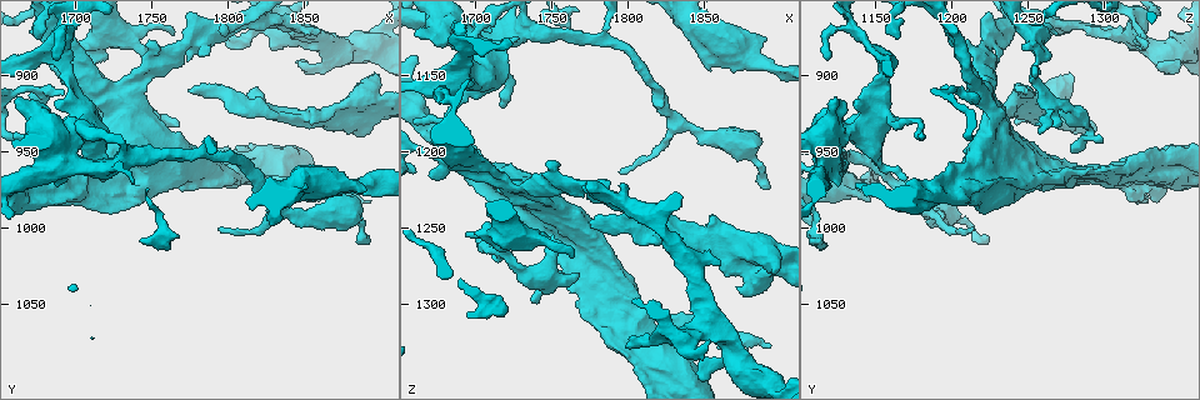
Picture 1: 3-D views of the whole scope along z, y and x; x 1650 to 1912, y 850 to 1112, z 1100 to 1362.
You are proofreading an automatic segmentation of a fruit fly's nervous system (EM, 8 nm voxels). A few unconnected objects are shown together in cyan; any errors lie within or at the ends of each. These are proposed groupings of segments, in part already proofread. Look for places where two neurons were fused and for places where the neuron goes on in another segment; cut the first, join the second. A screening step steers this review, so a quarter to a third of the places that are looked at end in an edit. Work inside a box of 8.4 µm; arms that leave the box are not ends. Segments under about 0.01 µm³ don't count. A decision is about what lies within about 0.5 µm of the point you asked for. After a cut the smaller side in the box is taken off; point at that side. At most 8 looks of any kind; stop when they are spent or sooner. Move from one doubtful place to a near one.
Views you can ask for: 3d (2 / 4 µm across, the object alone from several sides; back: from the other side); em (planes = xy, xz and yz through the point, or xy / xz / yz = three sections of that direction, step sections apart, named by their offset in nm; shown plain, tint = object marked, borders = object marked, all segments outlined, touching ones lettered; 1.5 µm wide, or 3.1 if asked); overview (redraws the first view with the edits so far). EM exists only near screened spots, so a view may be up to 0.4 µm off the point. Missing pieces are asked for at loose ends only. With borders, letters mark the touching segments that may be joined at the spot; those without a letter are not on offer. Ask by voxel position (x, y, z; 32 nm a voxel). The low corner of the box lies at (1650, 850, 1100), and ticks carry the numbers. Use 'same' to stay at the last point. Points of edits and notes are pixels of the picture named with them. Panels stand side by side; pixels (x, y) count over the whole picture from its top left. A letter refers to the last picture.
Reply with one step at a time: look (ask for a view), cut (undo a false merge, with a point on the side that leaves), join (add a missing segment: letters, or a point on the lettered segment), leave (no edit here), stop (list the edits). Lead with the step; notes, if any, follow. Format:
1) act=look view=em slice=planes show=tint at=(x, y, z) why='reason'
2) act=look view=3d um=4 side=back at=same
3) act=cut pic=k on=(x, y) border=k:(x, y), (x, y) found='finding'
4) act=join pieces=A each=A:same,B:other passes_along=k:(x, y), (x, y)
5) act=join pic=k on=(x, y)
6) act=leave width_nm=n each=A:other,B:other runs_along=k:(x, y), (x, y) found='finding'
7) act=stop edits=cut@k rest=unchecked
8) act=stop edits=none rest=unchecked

act=look view=em slice=planes show=plain at=(1694, 900, 1256) why='branch stops here'

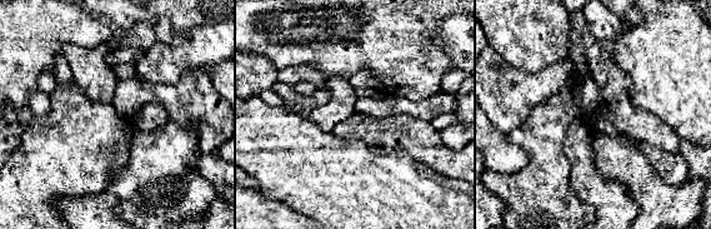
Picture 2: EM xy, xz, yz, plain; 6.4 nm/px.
act=look view=em slice=planes show=borders at=same

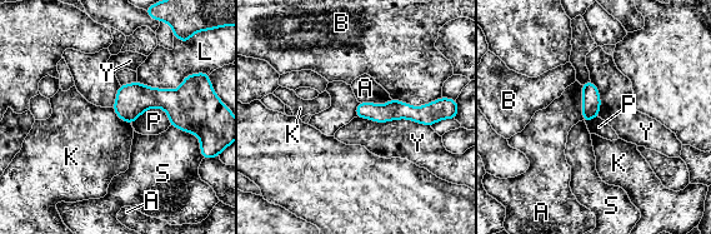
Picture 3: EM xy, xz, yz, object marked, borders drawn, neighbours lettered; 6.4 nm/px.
act=leave longest_contact=Y:480nm each=A:other,B:other,K:other,L:other,P:other,S:other,Y:other border=3:(111, 108), (121, 119), (130, 124) found='no lettered segment goes on from it'

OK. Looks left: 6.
act=look view=em slice=planes show=borders at=(1798, 882, 1326) why='an open end'

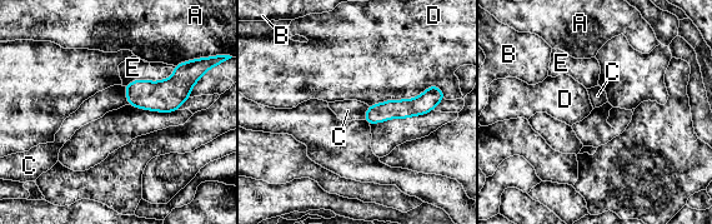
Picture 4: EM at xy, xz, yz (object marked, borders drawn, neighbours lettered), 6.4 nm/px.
act=leave longest_contact=D:500nm each=A:other,B:other,C:other,D:other,E:other runs_along=4:(434, 91), (420, 105), (367, 117) found='none of them fits'

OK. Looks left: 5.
act=look view=3d um=2 side=back at=(1792, 1002, 1212) why='tapers out'

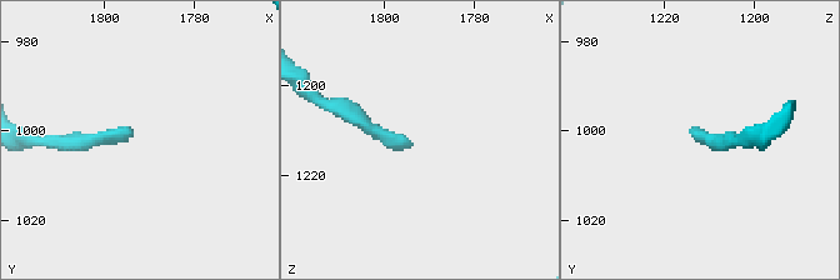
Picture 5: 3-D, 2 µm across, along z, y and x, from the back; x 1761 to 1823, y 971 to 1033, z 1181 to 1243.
act=look view=em slice=planes show=borders at=(1794, 1001, 1214) why='need the tissue'

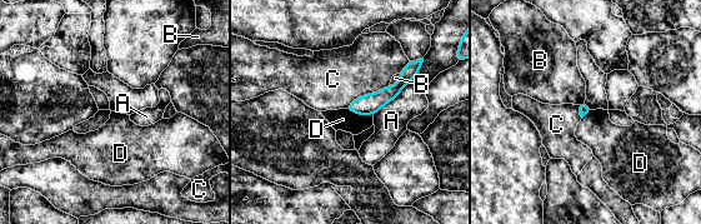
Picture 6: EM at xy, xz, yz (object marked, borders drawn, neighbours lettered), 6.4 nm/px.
act=leave each=A:other,B:other,C:other,D:other border=6:(346, 108), (360, 114), (372, 115) found='no lettered segment goes on from it'

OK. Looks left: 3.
act=stop edits=none rest=unchecked

